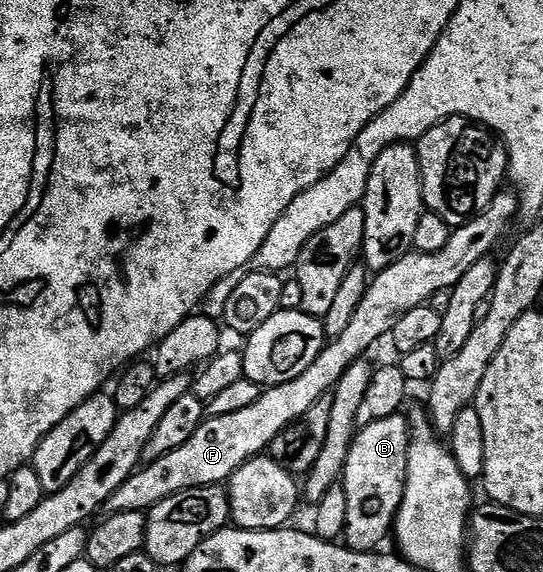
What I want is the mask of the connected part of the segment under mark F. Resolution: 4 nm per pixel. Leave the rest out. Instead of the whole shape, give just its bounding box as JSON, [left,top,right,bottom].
[104,192,519,514]

